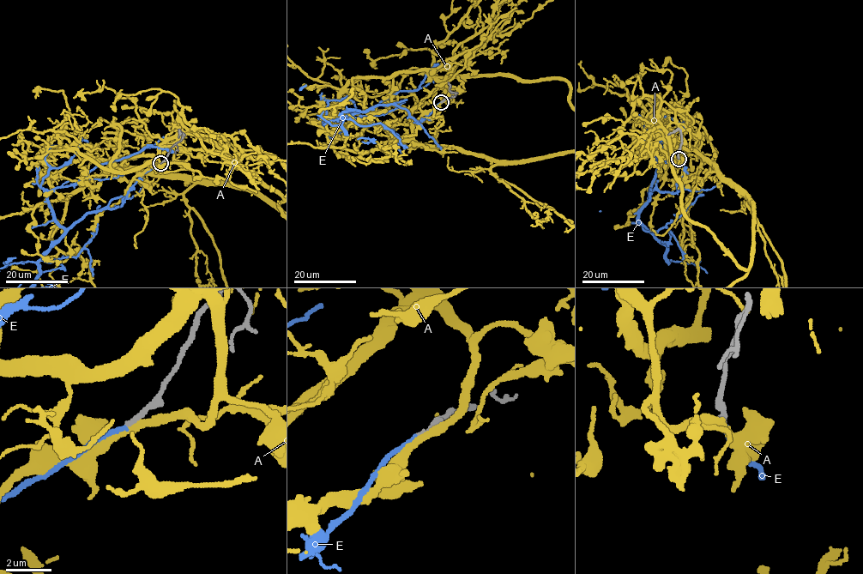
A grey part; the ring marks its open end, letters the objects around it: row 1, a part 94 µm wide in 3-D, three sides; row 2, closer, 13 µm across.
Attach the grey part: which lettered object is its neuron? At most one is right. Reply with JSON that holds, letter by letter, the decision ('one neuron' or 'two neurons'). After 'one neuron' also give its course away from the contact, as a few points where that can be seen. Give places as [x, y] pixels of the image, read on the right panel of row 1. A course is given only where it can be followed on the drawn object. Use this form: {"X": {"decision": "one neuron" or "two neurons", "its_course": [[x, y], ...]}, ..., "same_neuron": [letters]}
{"A": {"decision": "two neurons"}, "E": {"decision": "one neuron"}, "same_neuron": ["E"]}

